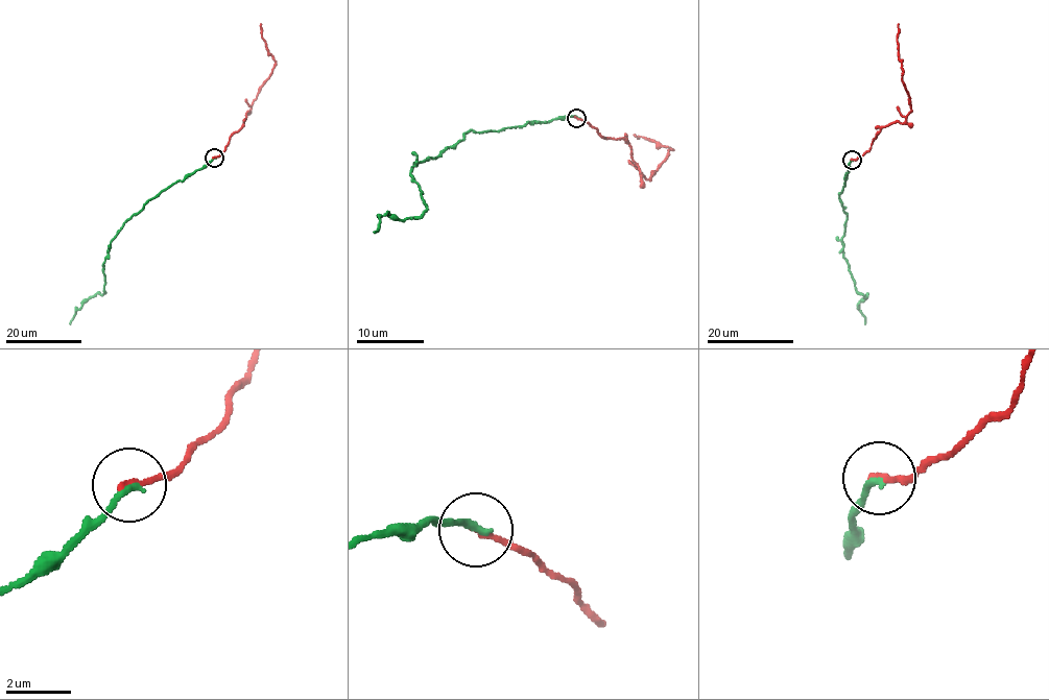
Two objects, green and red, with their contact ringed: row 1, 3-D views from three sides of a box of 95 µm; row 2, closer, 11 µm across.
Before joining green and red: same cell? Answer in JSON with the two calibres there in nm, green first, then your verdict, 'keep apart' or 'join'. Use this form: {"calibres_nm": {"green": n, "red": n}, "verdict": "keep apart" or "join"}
{"calibres_nm": {"green": 240, "red": 170}, "verdict": "join"}

